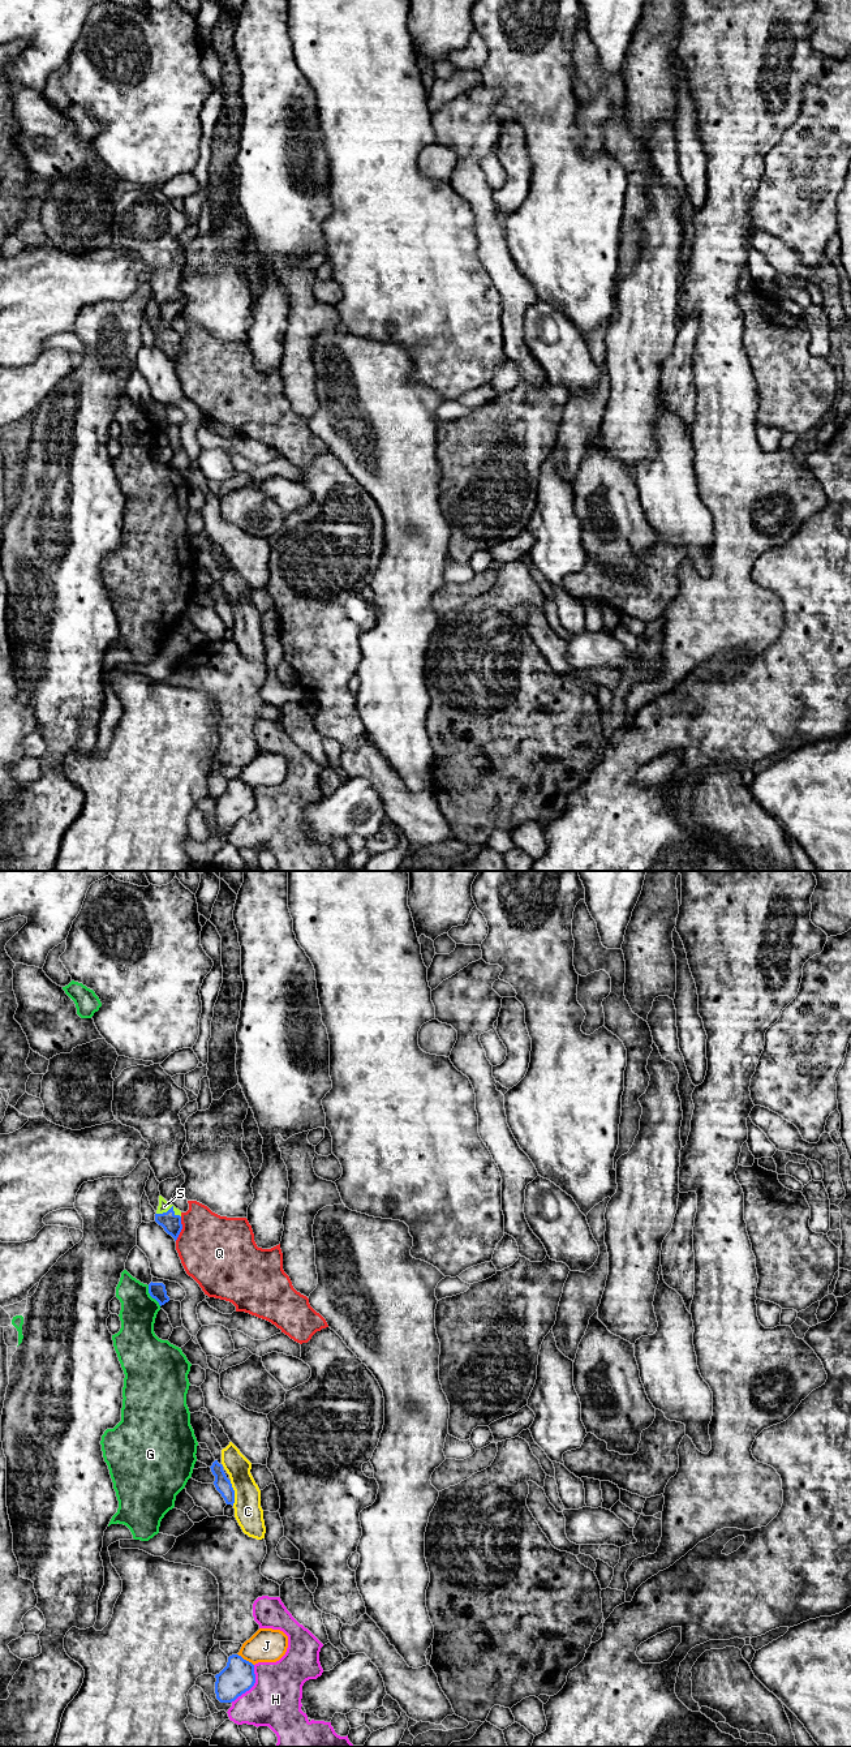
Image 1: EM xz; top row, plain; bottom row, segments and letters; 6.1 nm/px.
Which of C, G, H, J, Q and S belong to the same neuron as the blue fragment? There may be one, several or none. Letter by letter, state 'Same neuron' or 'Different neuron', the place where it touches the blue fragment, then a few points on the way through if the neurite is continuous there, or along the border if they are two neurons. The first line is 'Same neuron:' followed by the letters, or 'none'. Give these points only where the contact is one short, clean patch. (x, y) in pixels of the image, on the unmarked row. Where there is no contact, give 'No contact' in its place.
Same neuron: S
C: Different neuron. Touches blue at xz (233, 617)
G: Different neuron. Touches blue at xz (151, 420)
H: Different neuron. Touches blue at xz (252, 810)
J: Different neuron. Touches blue at xz (245, 784)
Q: Different neuron. Touches blue at xz (181, 352)
S: Same neuron. Touches blue at xz (170, 333). Path across: xz (171, 347), (170, 333), (164, 330)

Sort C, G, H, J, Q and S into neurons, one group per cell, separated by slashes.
C / G / H / J / Q / S

